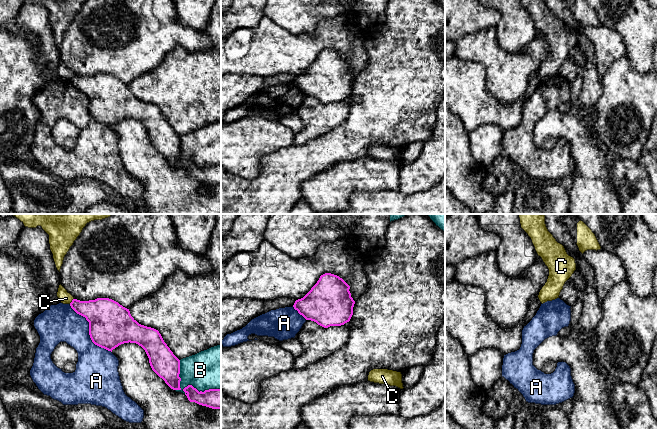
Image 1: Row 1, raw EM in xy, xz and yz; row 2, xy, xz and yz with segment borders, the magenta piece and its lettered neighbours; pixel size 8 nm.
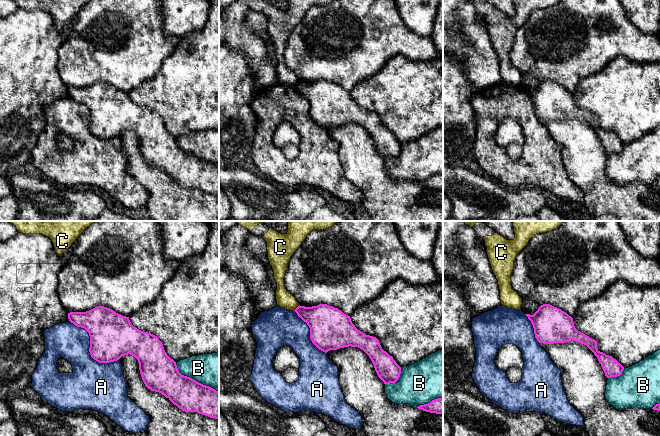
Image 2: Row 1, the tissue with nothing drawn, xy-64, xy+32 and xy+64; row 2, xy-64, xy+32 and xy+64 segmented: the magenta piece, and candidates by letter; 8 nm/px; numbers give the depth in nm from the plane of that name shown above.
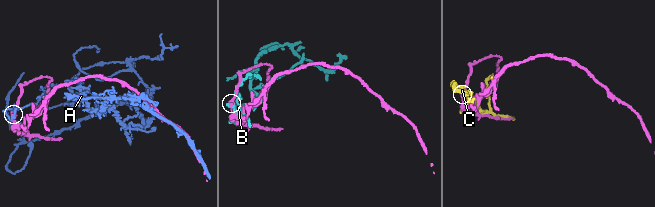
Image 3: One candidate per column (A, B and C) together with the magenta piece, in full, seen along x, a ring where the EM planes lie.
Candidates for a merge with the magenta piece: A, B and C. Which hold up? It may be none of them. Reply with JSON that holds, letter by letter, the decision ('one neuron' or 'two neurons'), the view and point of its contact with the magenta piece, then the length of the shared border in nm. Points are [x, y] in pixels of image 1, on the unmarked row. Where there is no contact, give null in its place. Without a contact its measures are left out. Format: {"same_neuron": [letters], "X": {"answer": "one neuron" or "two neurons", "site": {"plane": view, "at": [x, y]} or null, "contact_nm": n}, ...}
{"same_neuron": [], "A": {"answer": "two neurons", "site": {"plane": "xy", "at": [89, 107]}, "contact_nm": 500}, "B": {"answer": "two neurons", "site": {"plane": "xy", "at": [187, 162]}, "contact_nm": 400}, "C": {"answer": "two neurons", "site": {"plane": "xy", "at": [72, 77]}, "contact_nm": 60}}

